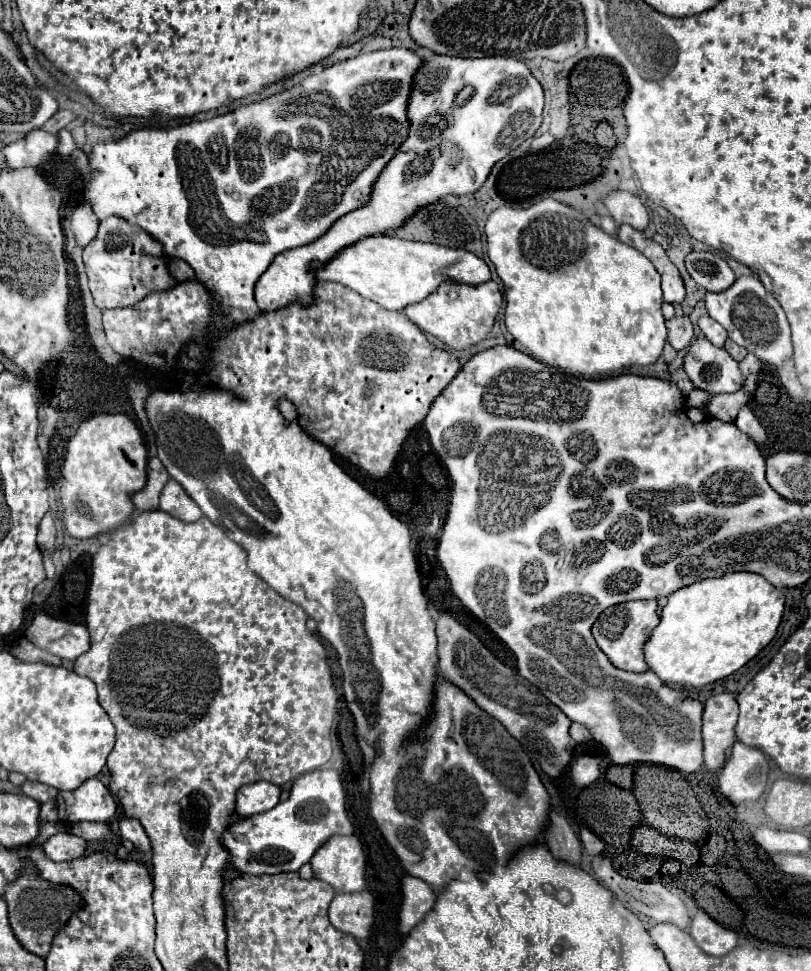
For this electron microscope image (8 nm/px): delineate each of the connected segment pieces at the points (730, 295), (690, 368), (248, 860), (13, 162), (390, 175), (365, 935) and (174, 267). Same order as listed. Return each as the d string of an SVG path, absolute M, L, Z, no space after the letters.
M740 276L728 290L724 292L708 292L706 310L710 318L722 324L728 336L744 346L746 350L754 352L758 358L772 366L782 366L792 356L792 340L790 340L790 326L782 306L776 298L762 286L762 282L754 276Z
M698 338L684 358L684 370L696 388L710 394L730 394L744 386L744 376L738 362L724 350Z
M320 768L296 778L286 802L278 802L268 812L230 824L222 836L222 844L230 852L228 866L240 874L280 874L300 870L300 866L310 862L312 854L336 834L354 834L354 826L346 812L340 772Z
M34 130L26 138L12 142L4 148L6 164L10 168L20 168L20 166L40 166L42 162L52 160L50 152L56 152L56 136Z
M428 54L424 56L424 64L420 64L420 72L416 72L416 80L412 80L412 100L408 100L408 122L412 128L408 130L408 140L400 144L396 156L386 164L384 172L376 178L372 186L372 196L368 196L368 204L364 208L356 208L356 212L348 212L336 220L336 224L312 244L292 248L276 256L276 260L268 266L268 270L260 276L254 286L254 298L260 312L276 312L294 302L312 304L314 286L316 286L316 266L324 266L340 248L348 248L348 244L356 244L362 236L384 236L390 230L398 230L410 220L420 208L440 202L444 196L462 196L472 194L482 188L492 166L516 150L524 140L532 138L542 122L542 106L544 106L544 90L538 80L530 74L526 64L516 58L492 56L492 58L458 58L458 56L440 56Z
M366 892L336 894L328 908L330 924L356 940L368 940L374 926L374 896Z
M170 260L170 272L176 280L184 282L184 280L192 280L194 272L192 268L188 268L188 264L184 260Z

